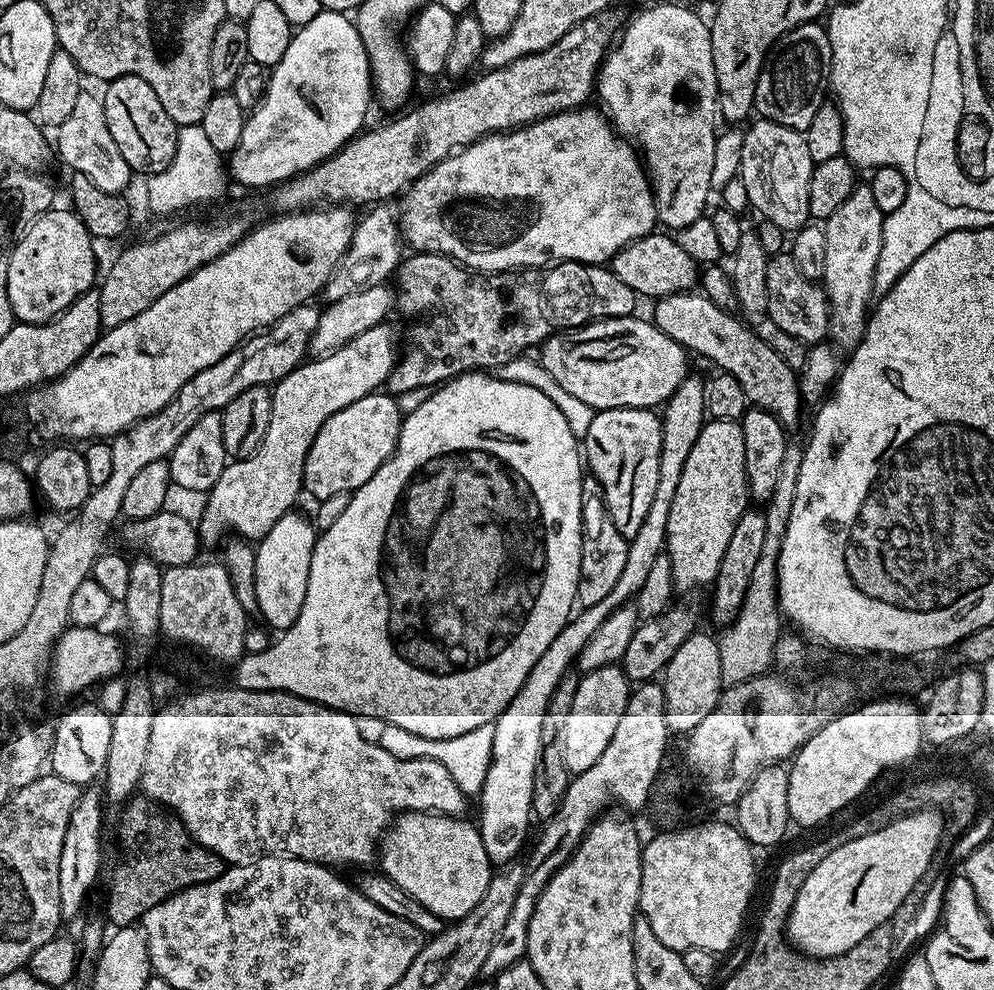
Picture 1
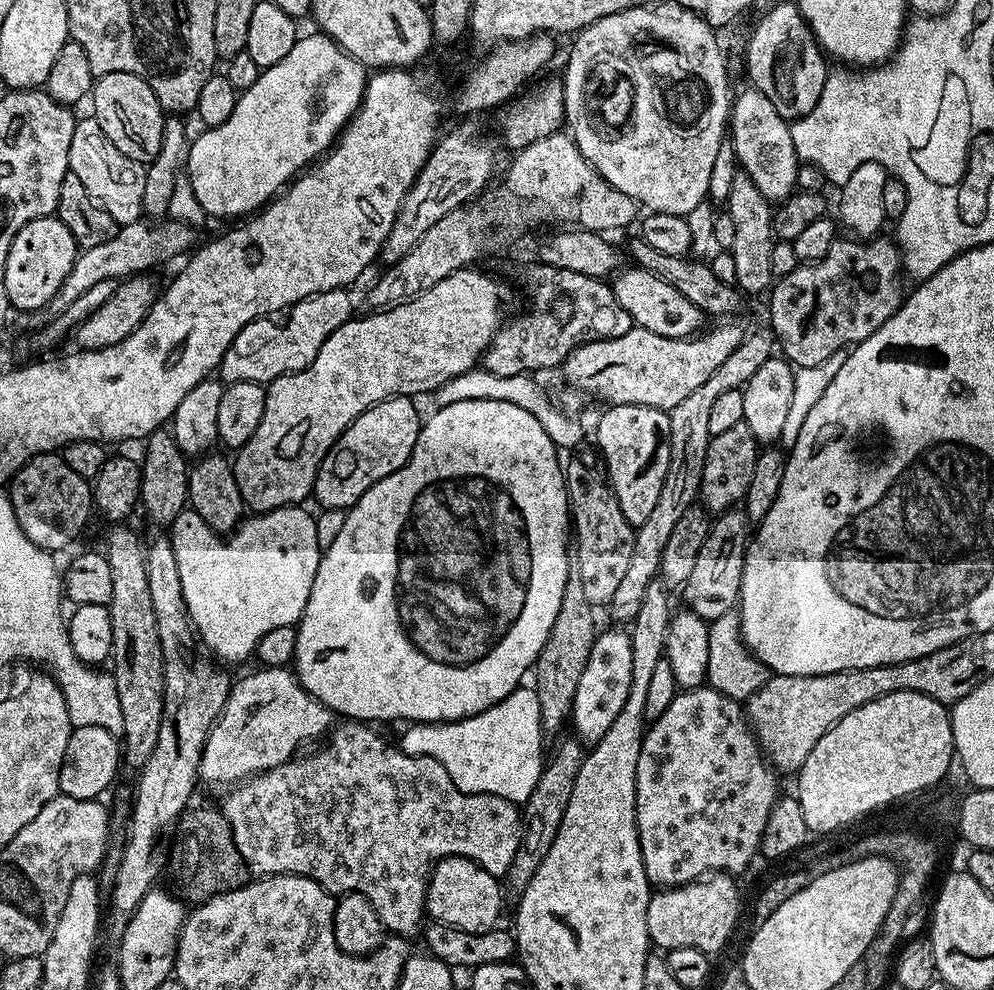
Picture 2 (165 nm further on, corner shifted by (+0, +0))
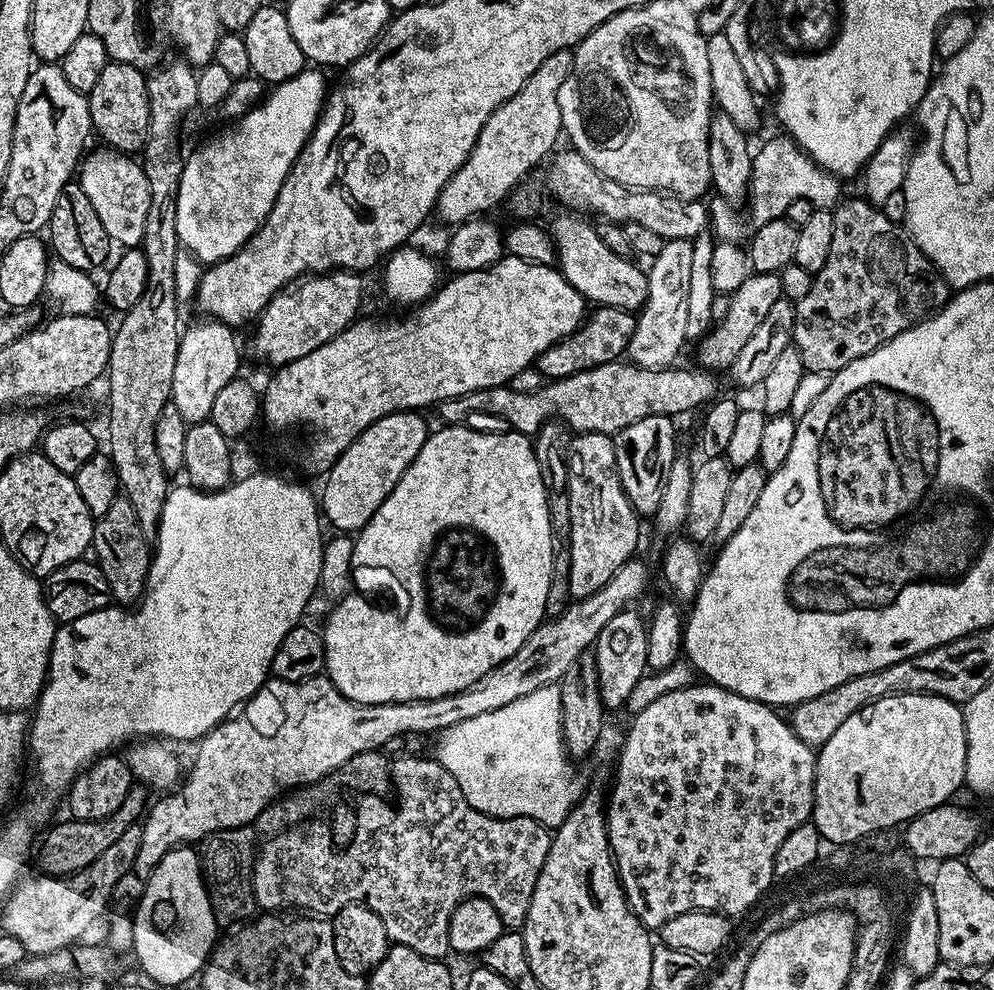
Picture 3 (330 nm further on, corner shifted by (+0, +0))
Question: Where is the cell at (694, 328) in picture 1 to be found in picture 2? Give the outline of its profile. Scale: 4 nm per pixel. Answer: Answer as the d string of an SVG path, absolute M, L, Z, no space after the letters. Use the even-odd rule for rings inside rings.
M625 267L615 273L611 285L614 298L618 298L622 310L630 314L633 325L650 330L654 334L662 334L662 338L687 340L689 336L697 335L701 331L700 323L706 320L705 314L700 312L698 306L694 306L694 302L690 302L690 298L686 298L686 294L674 290L670 282L654 278L654 274L650 274L644 268Z

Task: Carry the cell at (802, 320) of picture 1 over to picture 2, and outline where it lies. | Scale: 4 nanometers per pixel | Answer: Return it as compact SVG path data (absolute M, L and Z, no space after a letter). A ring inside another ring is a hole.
M881 234L861 242L856 238L836 239L821 260L800 262L794 270L779 277L770 289L768 316L778 348L789 364L796 368L818 366L835 351L862 343L882 322L886 322L906 299L902 277L902 253L895 239Z

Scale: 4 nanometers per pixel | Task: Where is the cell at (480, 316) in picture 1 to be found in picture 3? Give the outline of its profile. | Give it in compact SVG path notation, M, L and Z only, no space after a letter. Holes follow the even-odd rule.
M603 306L595 309L596 313L589 315L584 323L569 336L564 336L554 346L550 346L536 359L535 367L541 375L549 381L566 379L567 376L578 374L579 371L590 370L592 367L602 366L603 363L619 361L625 355L631 336L634 334L637 317L633 313L621 308L606 308Z

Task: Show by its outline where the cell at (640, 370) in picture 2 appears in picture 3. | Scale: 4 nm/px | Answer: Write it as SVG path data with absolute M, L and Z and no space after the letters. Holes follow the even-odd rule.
M753 272L738 286L736 292L731 293L730 310L726 310L726 318L715 321L708 333L698 342L700 348L701 369L727 370L738 358L739 352L746 346L747 340L754 334L755 328L766 319L766 313L783 297L782 282L774 272Z

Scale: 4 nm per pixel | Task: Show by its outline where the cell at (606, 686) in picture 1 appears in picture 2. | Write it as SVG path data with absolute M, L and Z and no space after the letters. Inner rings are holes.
M610 626L597 635L590 650L589 660L578 681L575 691L571 727L576 727L577 739L588 746L595 745L606 734L614 720L625 705L629 693L631 670L633 669L633 655L631 654L631 638L629 633L620 626Z

